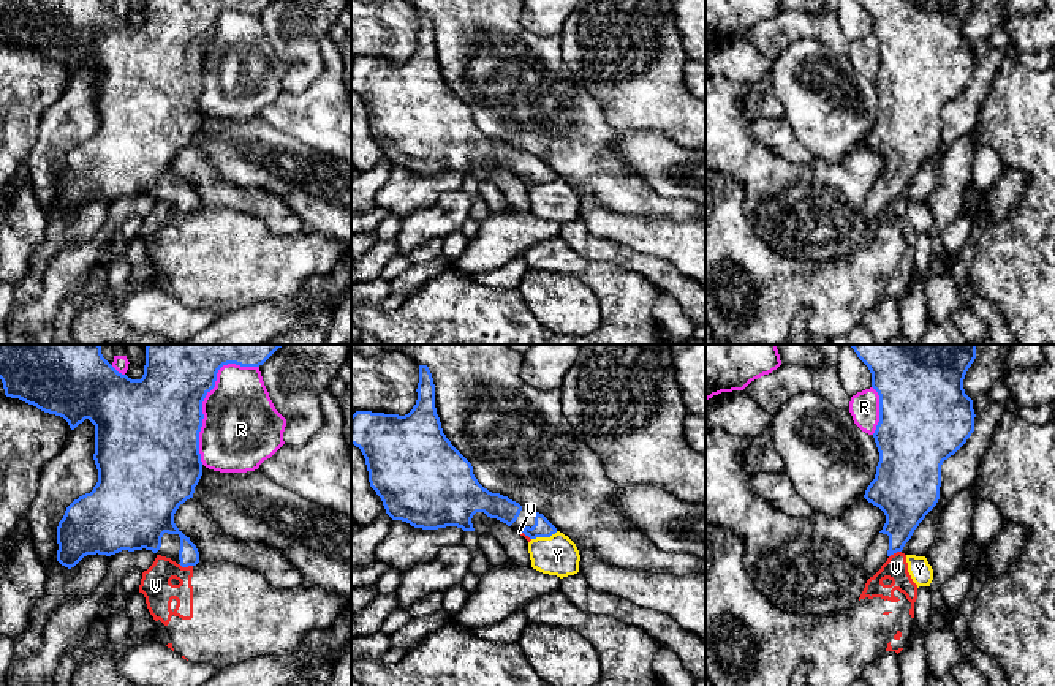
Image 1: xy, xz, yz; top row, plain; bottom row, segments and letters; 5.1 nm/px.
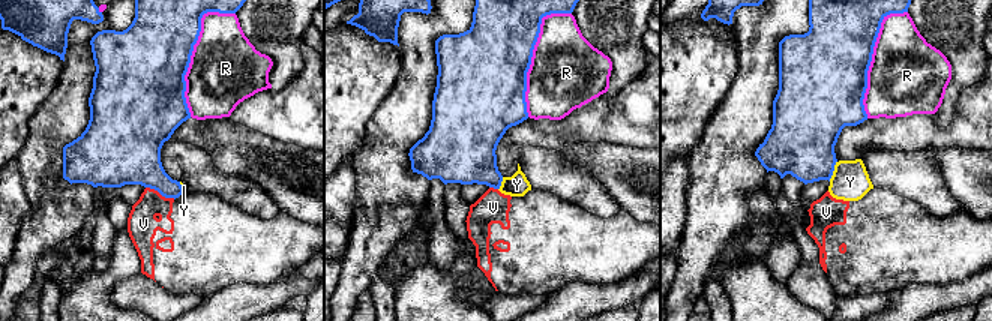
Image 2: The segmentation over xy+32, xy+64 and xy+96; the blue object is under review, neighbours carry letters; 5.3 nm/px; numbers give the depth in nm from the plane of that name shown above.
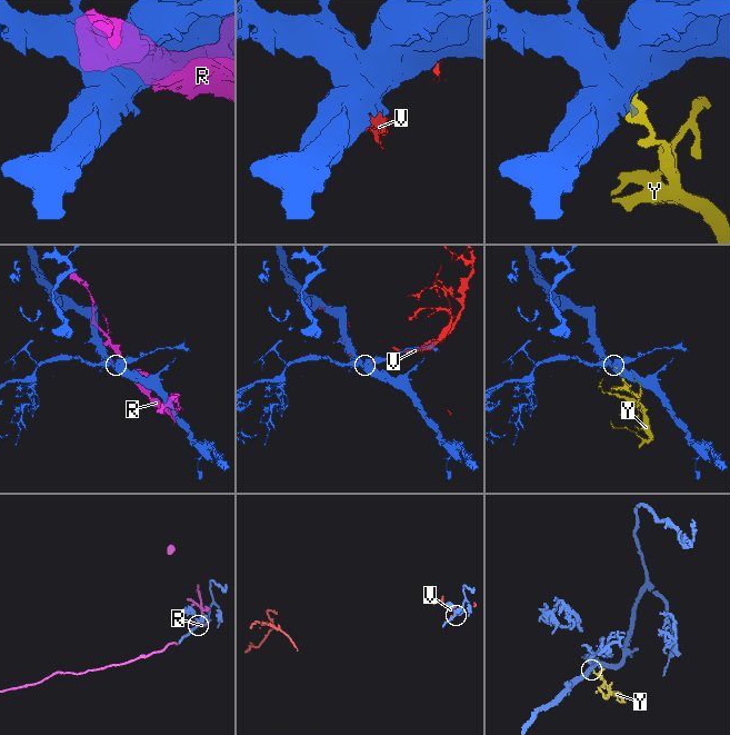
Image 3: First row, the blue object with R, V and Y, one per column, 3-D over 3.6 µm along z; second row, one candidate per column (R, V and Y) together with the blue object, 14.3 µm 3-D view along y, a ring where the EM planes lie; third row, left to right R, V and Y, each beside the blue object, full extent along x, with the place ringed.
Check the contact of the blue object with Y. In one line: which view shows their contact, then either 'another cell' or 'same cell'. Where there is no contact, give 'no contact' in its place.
xz | another cell

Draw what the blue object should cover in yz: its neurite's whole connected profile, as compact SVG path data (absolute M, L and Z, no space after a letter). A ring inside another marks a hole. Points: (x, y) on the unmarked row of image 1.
M857 0L872 19L872 33L879 41L879 68L873 79L879 107L875 125L864 144L879 153L886 169L876 179L864 209L865 223L873 223L887 204L902 198L914 175L936 152L941 133L941 111L954 101L974 77L973 46L965 40L963 25L976 0Z

